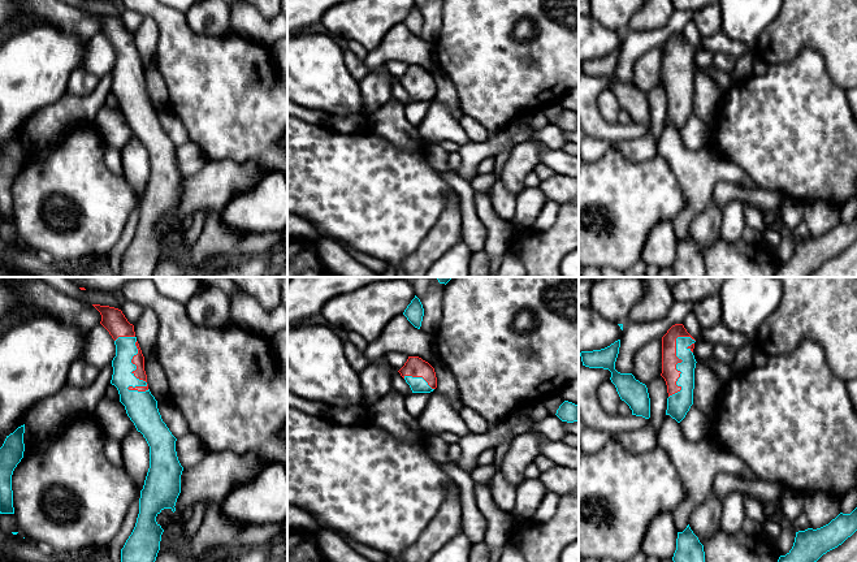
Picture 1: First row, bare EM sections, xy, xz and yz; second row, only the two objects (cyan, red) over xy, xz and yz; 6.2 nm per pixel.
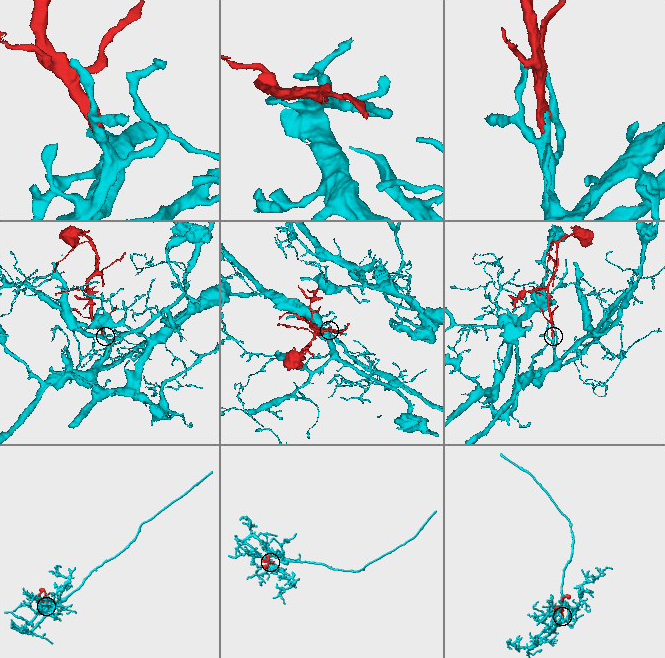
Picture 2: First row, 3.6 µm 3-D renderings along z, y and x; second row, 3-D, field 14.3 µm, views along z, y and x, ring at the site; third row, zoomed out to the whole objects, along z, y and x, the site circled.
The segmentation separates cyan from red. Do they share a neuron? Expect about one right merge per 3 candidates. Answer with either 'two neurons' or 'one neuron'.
one neuron

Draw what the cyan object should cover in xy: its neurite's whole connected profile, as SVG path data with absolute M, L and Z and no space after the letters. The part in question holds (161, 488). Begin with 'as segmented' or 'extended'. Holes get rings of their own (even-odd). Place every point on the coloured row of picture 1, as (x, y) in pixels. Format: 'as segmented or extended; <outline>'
extended; M92 306L100 312L100 324L116 345L111 384L117 388L127 416L150 446L150 468L140 490L139 514L131 535L121 549L121 562L155 562L164 532L156 516L164 509L174 513L181 493L183 467L176 451L177 438L163 422L157 401L148 389L144 356L134 325L118 308Z

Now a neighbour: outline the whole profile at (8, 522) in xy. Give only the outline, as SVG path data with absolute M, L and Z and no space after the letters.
M1 514L0 528L5 533L18 532L18 522L16 514Z

